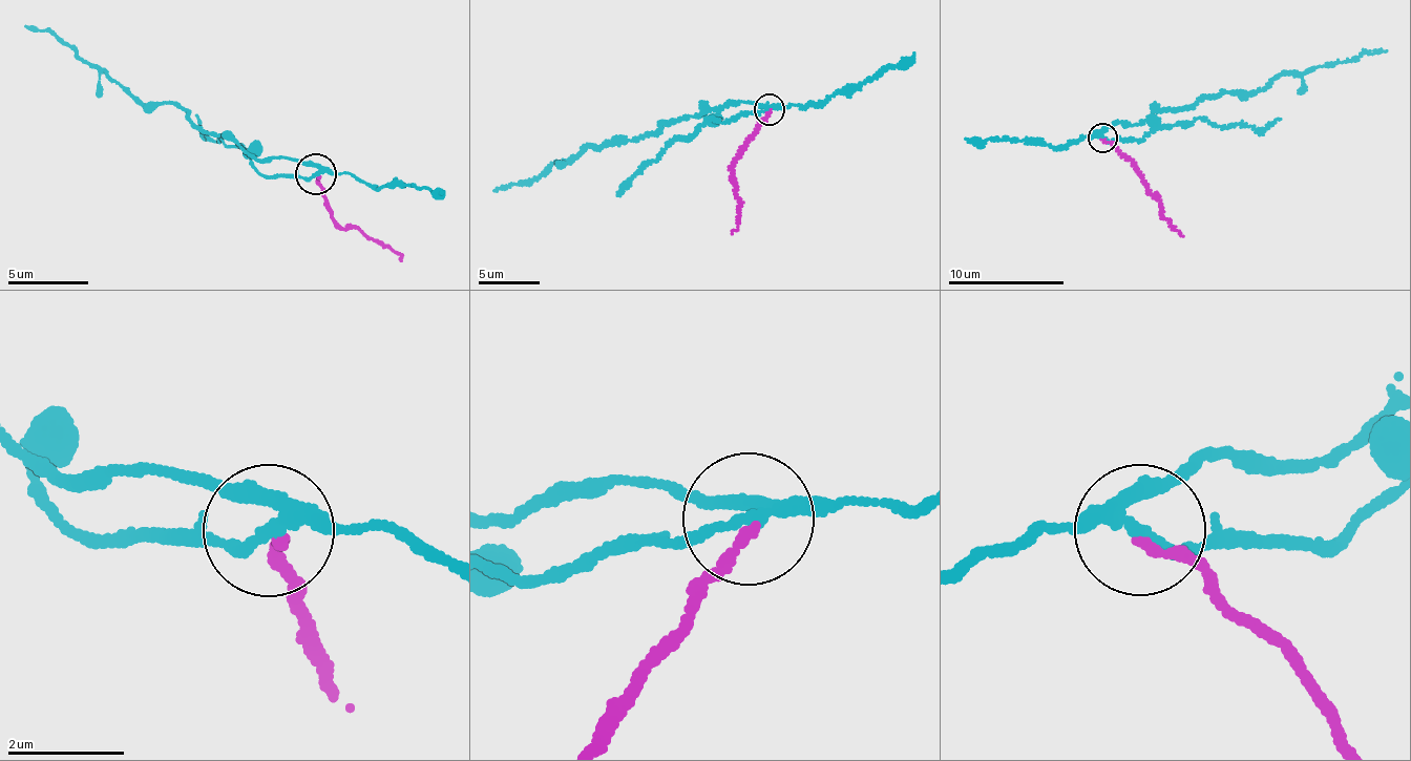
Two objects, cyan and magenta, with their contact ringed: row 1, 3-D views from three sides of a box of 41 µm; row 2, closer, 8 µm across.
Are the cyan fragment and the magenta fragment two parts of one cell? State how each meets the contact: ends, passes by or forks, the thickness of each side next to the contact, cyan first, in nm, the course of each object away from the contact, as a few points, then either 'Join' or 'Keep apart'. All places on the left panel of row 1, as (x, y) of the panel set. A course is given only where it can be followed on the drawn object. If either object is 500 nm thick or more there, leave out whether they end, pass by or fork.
At the ring cyan forks. At the ring magenta ends. Thickness 160 nm (cyan) against 190 nm. Course of cyan: (314, 175), (300, 161), (248, 157), (237, 140), (192, 127), (181, 106), (133, 102), (54, 32), (24, 26). Course of magenta: (317, 175), (339, 225), (352, 226), (402, 259). Keep apart

